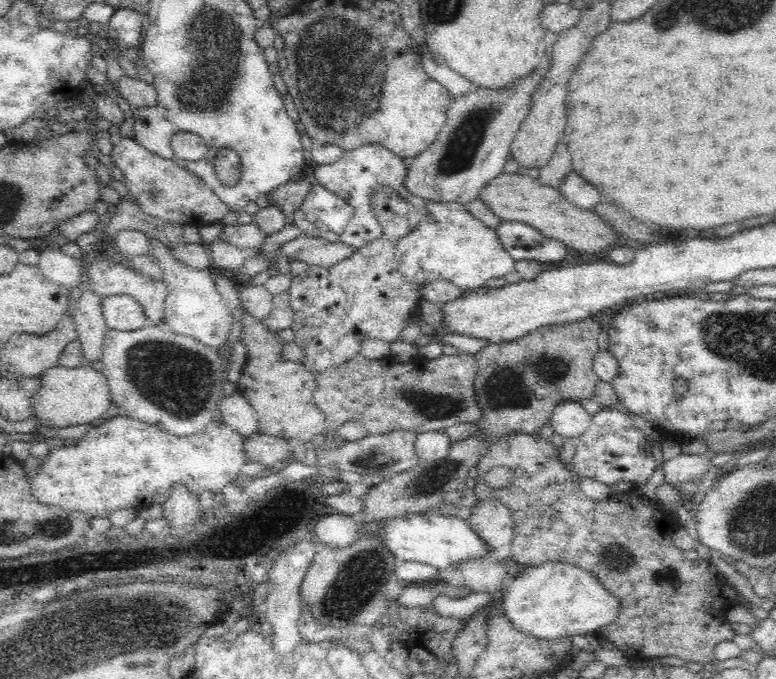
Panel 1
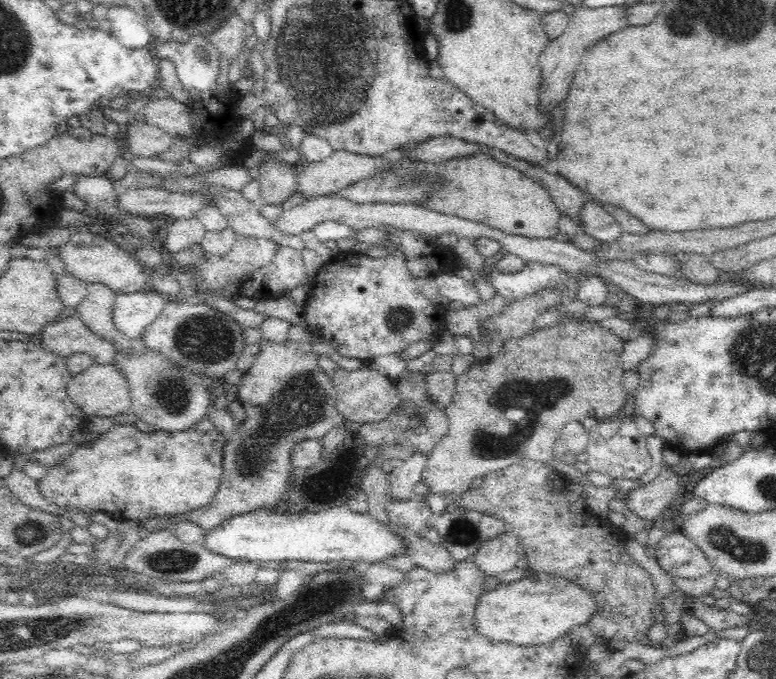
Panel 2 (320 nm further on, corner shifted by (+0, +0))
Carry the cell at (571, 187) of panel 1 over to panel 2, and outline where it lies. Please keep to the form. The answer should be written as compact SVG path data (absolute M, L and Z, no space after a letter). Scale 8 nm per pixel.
M585 202L580 217L582 217L580 231L590 235L596 241L612 243L622 238L623 231L619 222L606 213L597 202Z

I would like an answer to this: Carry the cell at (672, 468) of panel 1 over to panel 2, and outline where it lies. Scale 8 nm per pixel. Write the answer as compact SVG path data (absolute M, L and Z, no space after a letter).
M671 469L661 470L649 483L640 485L627 492L625 505L630 513L644 520L661 517L664 508L675 502L675 495L680 493L679 475Z

